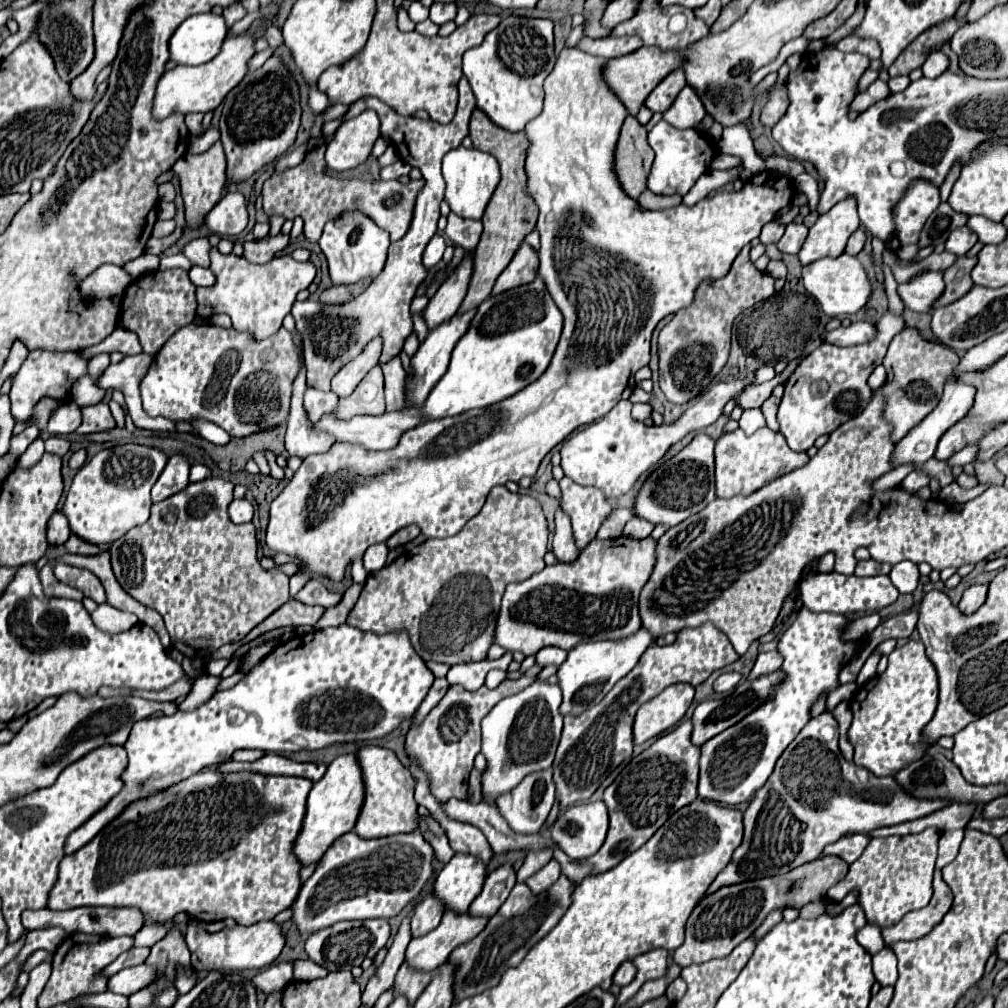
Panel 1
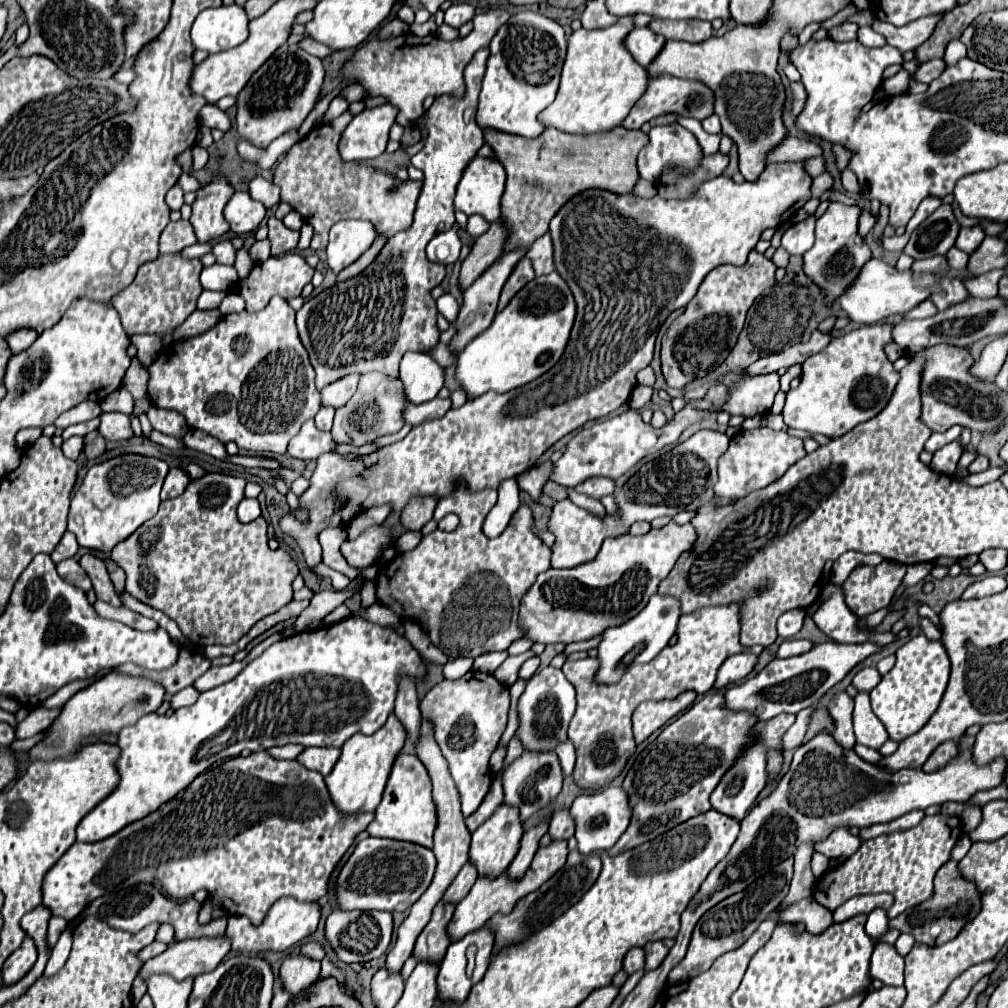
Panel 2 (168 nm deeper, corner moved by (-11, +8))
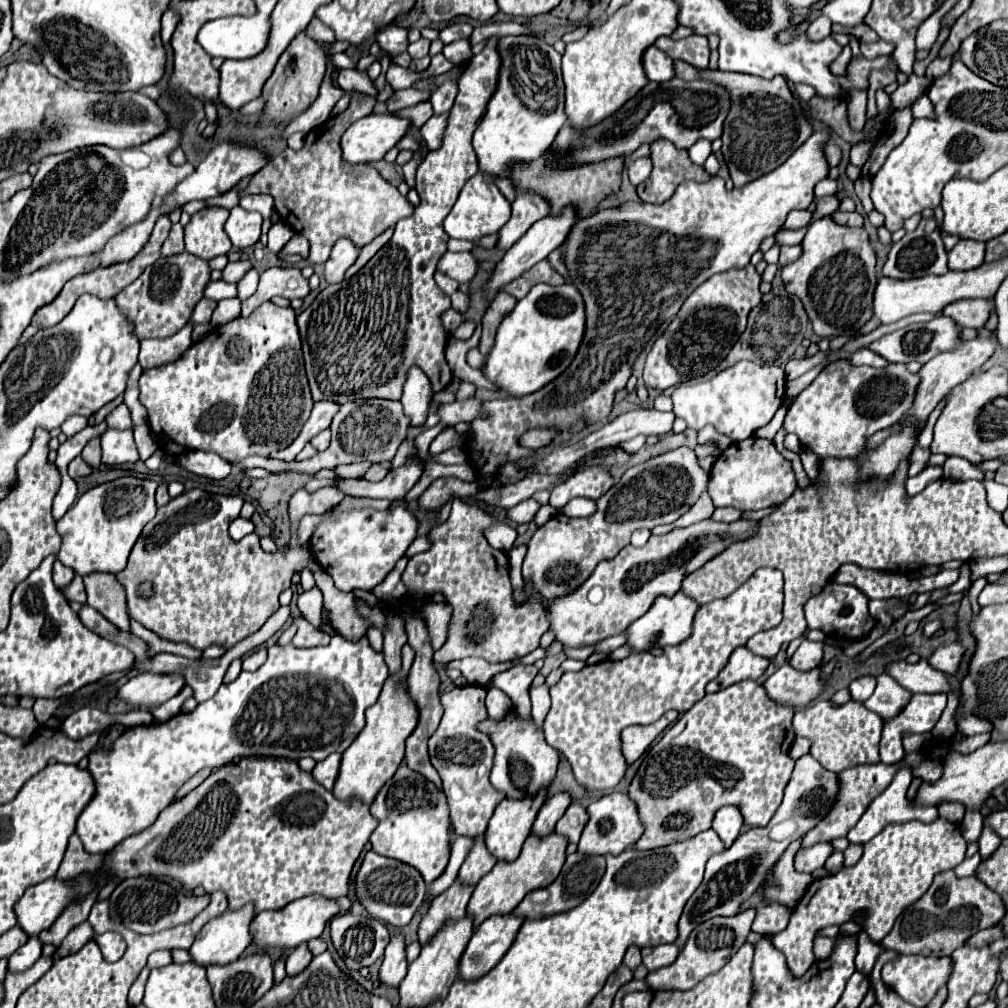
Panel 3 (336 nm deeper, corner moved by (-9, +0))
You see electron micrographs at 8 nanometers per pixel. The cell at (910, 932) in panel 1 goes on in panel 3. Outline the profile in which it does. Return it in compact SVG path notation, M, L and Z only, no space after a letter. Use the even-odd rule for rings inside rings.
M943 871L935 875L927 893L913 905L905 907L897 917L895 927L883 939L883 947L901 955L917 953L947 957L957 947L965 945L973 933L997 925L1001 917L1005 917L1005 905L995 891L983 885L977 877L957 877L953 871Z

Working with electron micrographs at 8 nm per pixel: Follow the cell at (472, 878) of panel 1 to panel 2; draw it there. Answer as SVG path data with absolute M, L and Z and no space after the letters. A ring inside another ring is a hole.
M501 805L481 827L475 829L473 839L471 839L471 849L469 849L471 865L475 865L481 877L499 877L499 873L505 873L509 863L513 861L519 849L521 835L523 835L523 829L521 829L519 813L513 807Z

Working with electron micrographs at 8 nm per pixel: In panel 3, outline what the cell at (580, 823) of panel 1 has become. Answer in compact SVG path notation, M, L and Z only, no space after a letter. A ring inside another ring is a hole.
M611 793L601 797L599 801L591 803L587 807L589 811L589 823L583 829L581 841L579 841L579 853L589 853L589 855L619 855L623 849L633 845L641 835L643 835L643 823L637 813L635 801L627 793Z

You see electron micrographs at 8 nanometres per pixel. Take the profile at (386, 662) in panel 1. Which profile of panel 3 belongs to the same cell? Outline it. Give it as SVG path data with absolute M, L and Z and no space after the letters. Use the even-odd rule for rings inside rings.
M335 635L327 647L311 649L273 645L267 661L257 671L241 671L233 683L223 683L219 691L209 701L199 703L195 711L179 713L165 723L129 727L113 741L109 751L95 745L87 755L87 769L93 773L95 795L87 809L77 817L77 835L81 837L85 851L109 853L125 837L141 833L153 825L157 815L173 801L177 789L203 767L217 769L231 763L235 757L251 755L287 759L313 757L315 761L321 761L333 751L343 753L365 727L365 709L377 701L385 679L387 665L383 653L375 653L367 637L353 643Z

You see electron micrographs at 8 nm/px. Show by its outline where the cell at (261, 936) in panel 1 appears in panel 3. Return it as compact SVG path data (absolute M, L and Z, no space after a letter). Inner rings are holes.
M307 895L303 899L297 899L293 903L289 903L285 909L281 911L261 911L251 929L253 929L253 943L257 943L261 949L275 945L275 947L297 947L305 941L311 941L315 937L319 937L327 925L327 921L331 921L335 915L339 915L341 907L335 899L327 899L323 895Z

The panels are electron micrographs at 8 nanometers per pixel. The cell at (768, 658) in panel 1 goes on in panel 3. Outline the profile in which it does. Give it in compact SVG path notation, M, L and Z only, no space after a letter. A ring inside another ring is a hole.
M801 641L799 649L795 651L789 663L797 671L809 671L815 669L817 665L823 665L823 645L813 641Z

